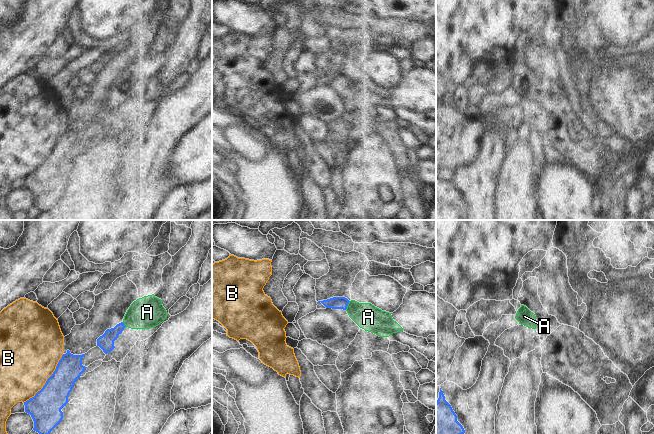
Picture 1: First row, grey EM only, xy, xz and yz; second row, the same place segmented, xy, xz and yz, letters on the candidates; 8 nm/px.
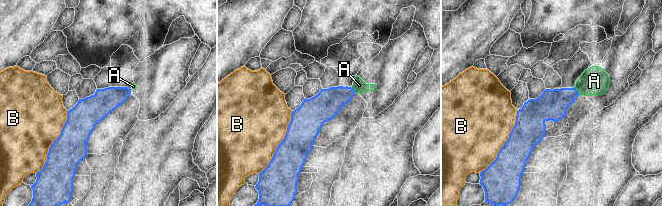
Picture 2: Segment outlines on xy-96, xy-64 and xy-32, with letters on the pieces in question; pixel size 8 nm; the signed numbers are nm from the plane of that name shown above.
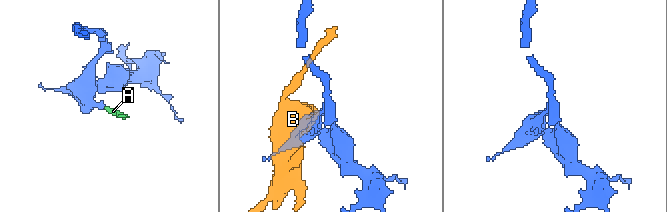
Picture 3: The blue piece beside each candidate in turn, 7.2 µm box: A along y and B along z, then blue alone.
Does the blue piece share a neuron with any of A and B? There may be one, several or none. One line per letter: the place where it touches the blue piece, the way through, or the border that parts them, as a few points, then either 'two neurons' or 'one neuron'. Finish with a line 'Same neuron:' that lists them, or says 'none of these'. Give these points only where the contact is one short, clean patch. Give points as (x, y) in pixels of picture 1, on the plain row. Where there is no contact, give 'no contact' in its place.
A: contact xz (347, 81); way xz (336, 78), (347, 81), (368, 93); one neuron
B: contact xy (47, 156); two neurons
Same neuron: A

